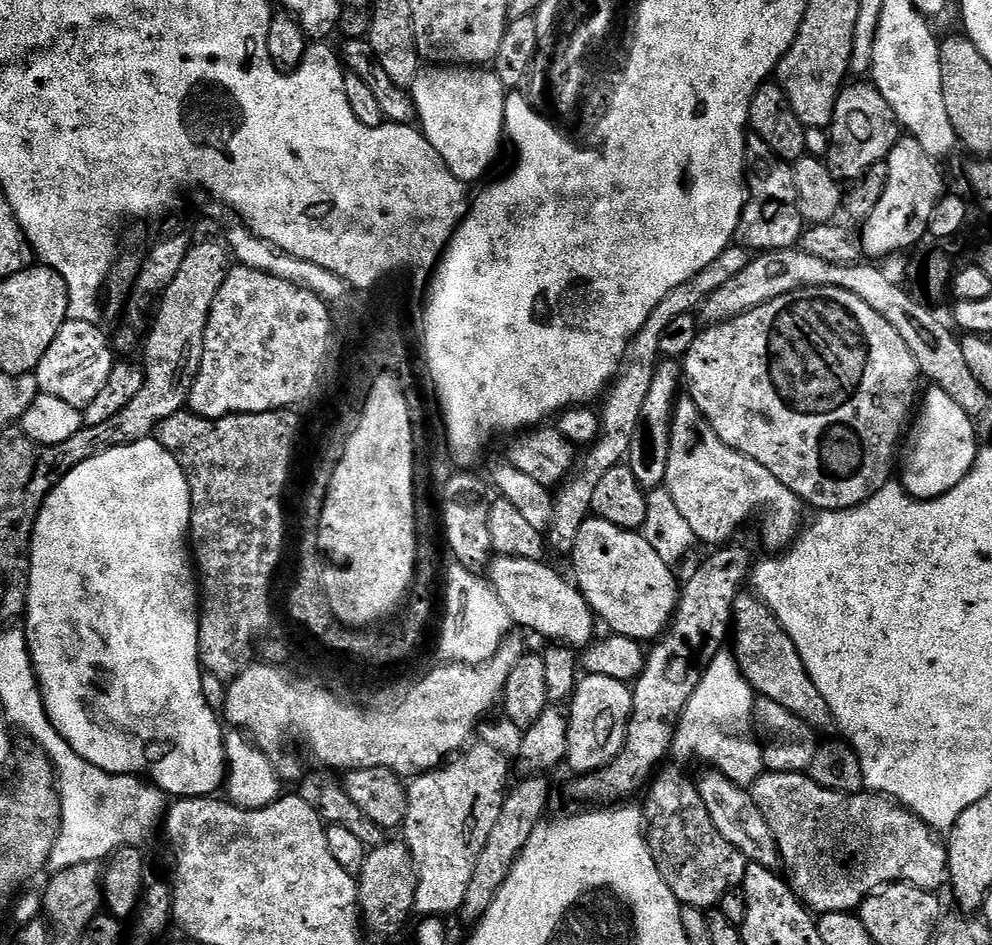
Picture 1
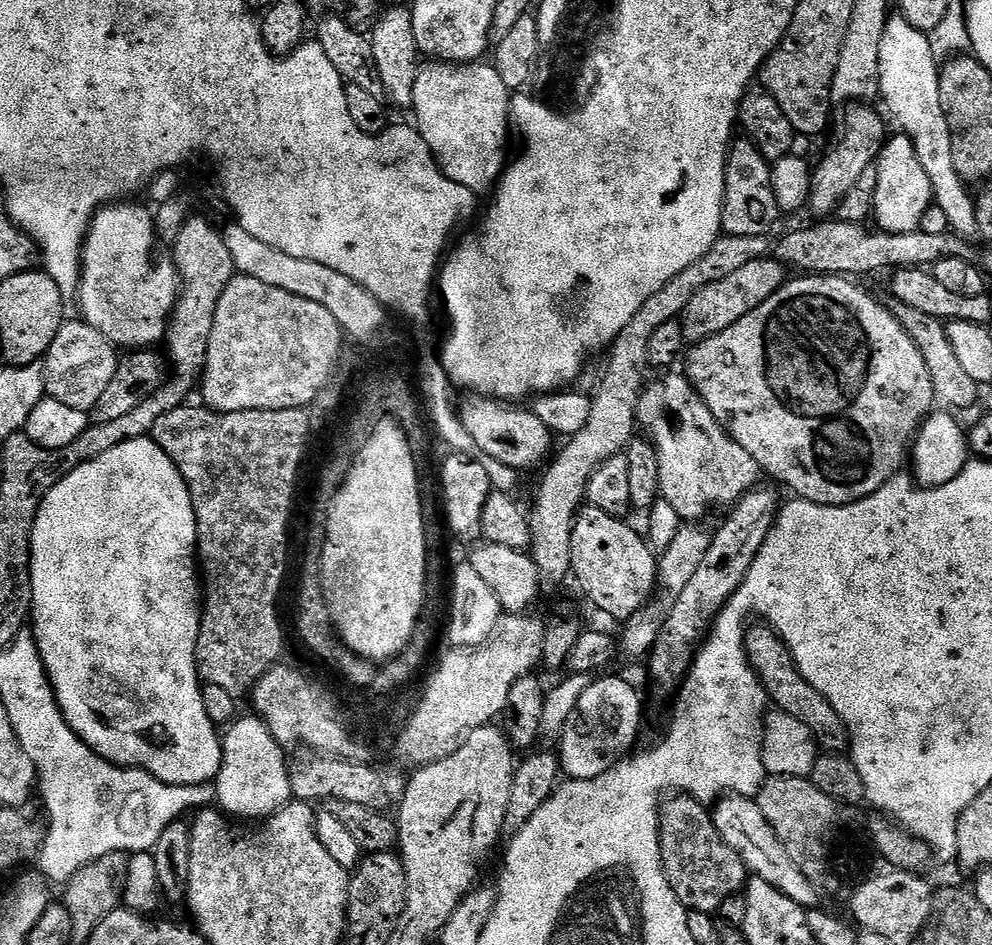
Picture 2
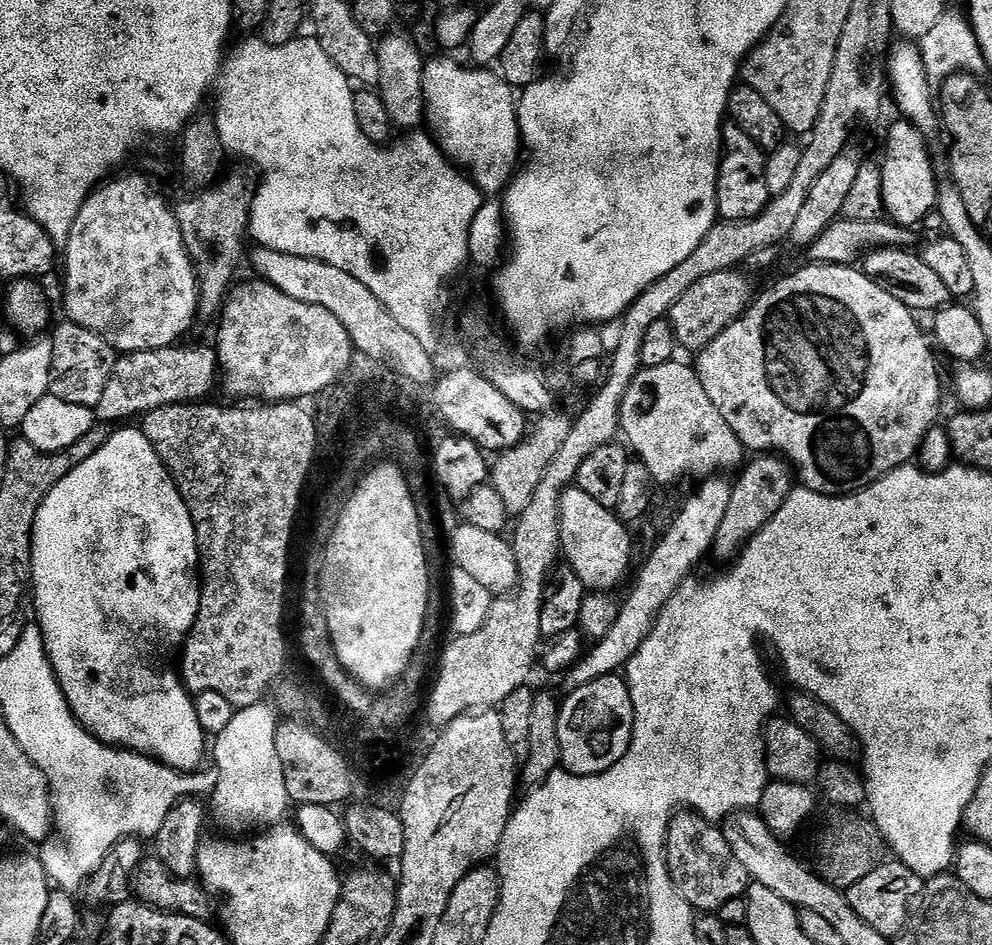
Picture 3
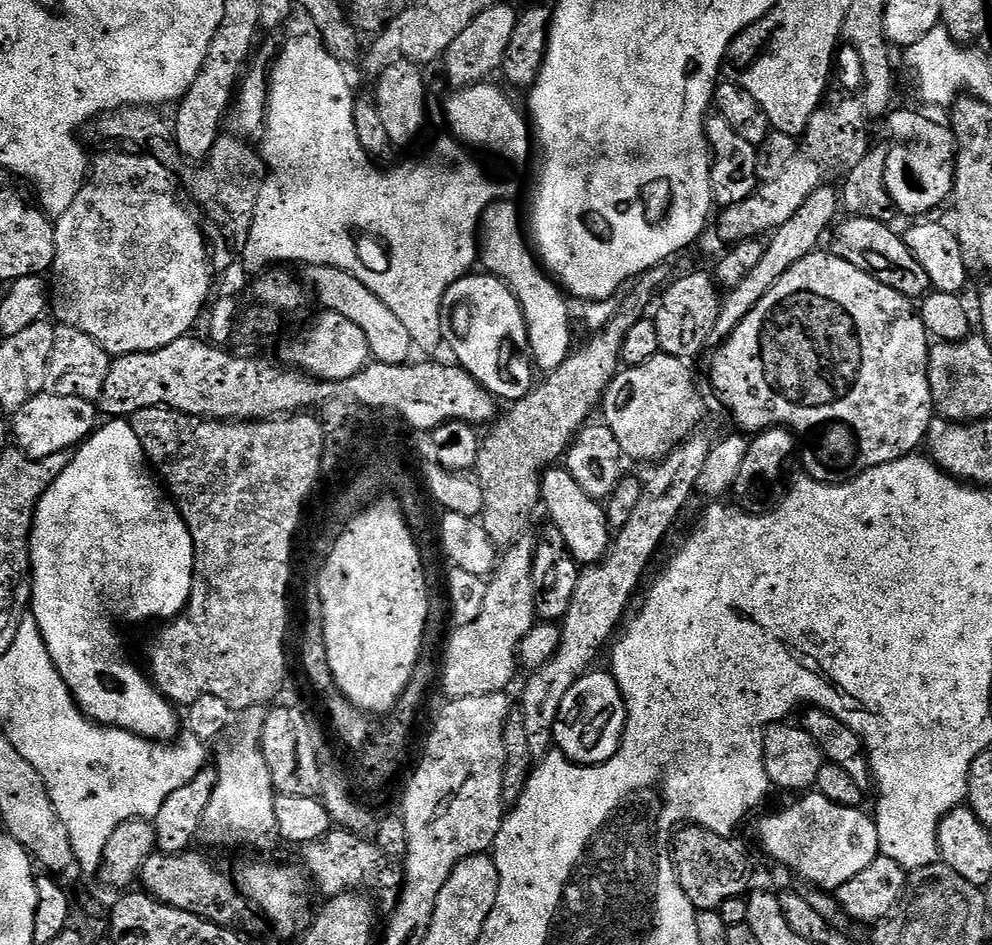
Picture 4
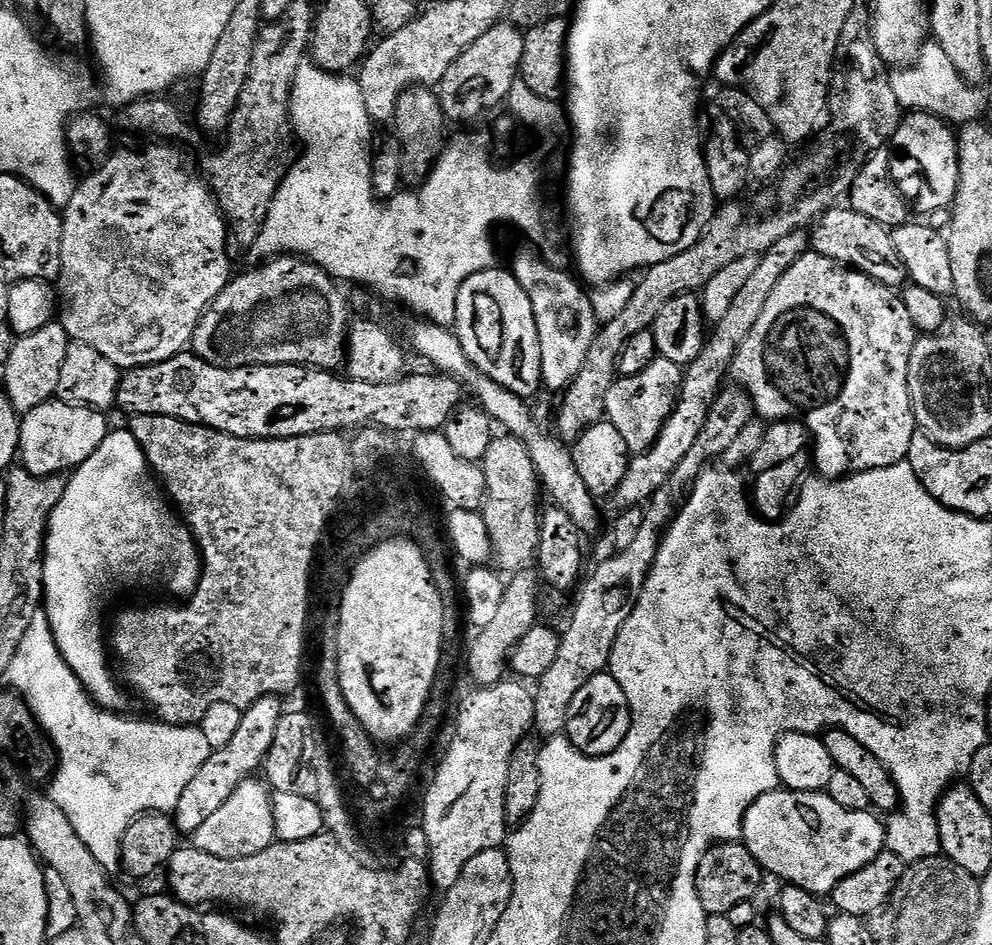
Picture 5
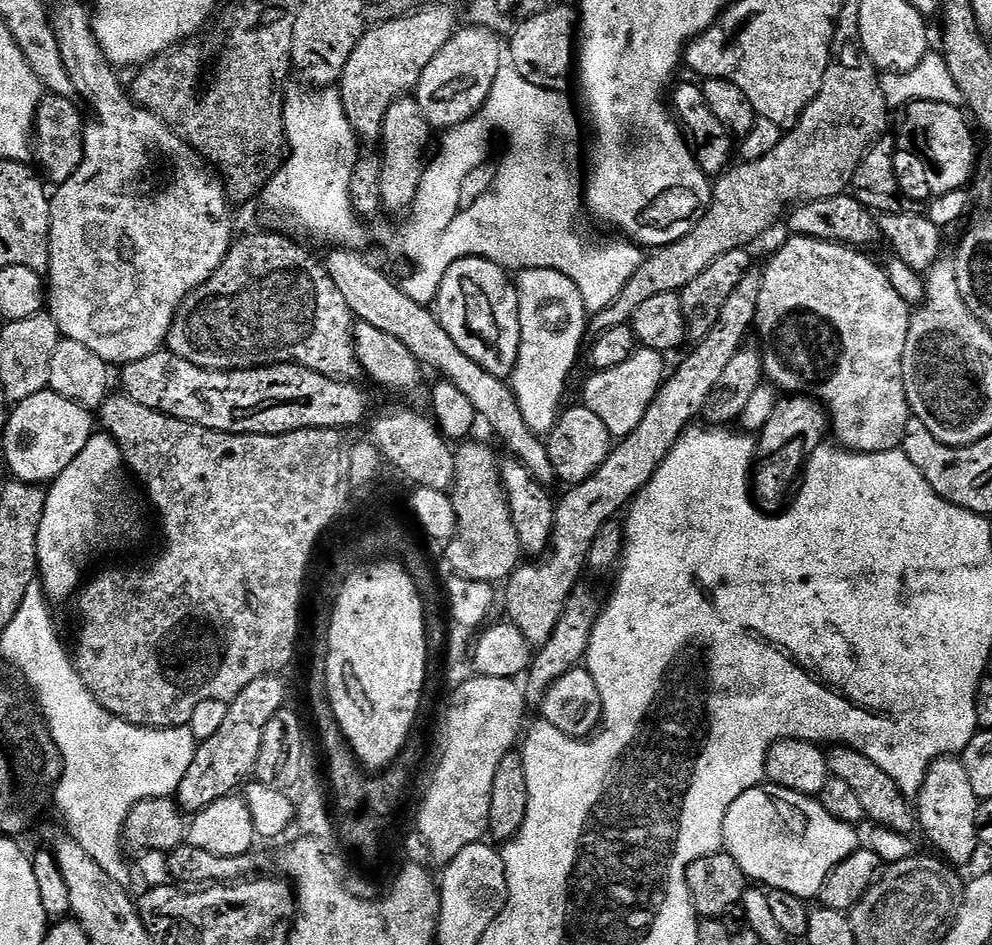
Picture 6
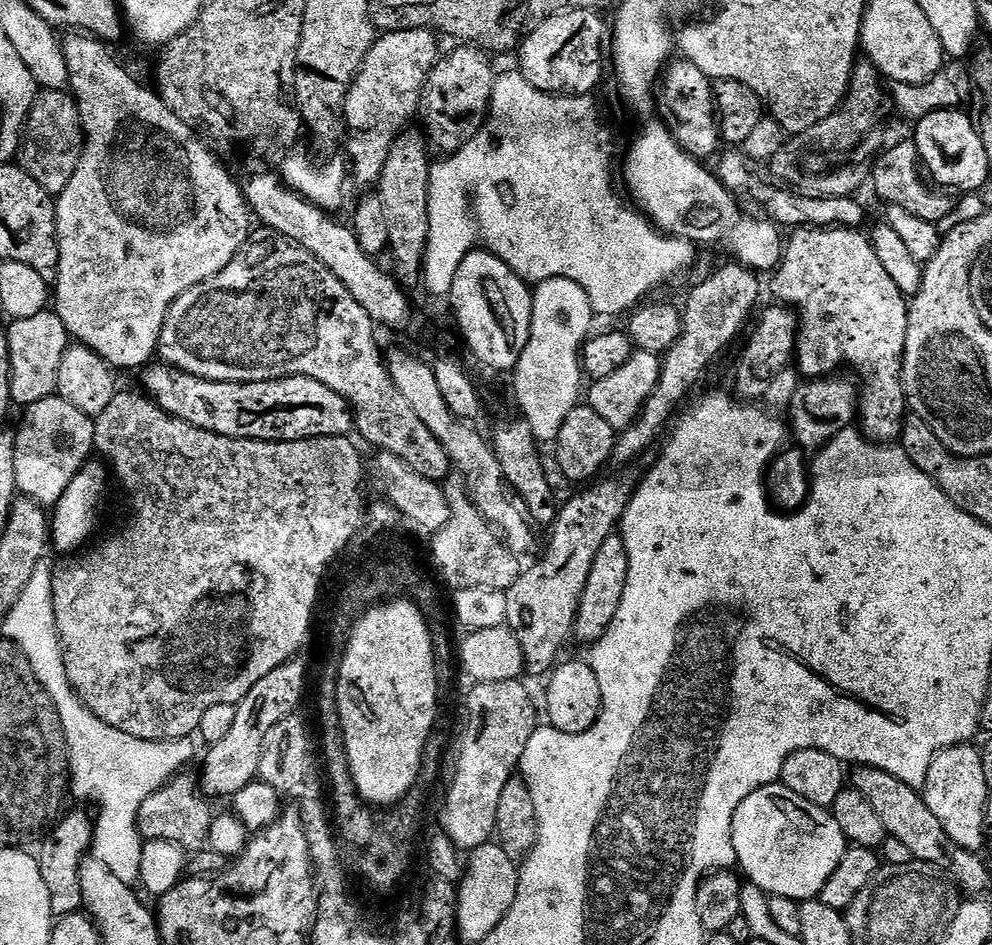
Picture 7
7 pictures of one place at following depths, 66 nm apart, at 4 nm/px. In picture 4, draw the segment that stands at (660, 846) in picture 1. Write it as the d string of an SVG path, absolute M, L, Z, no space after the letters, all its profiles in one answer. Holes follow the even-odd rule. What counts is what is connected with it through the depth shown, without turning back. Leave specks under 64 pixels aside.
M688 830L685 832L688 833L684 837L681 835L675 845L674 859L680 874L680 885L686 894L686 898L690 898L690 902L698 910L719 910L726 902L741 899L749 891L748 860L744 857L743 850L735 844L735 839L703 830Z

